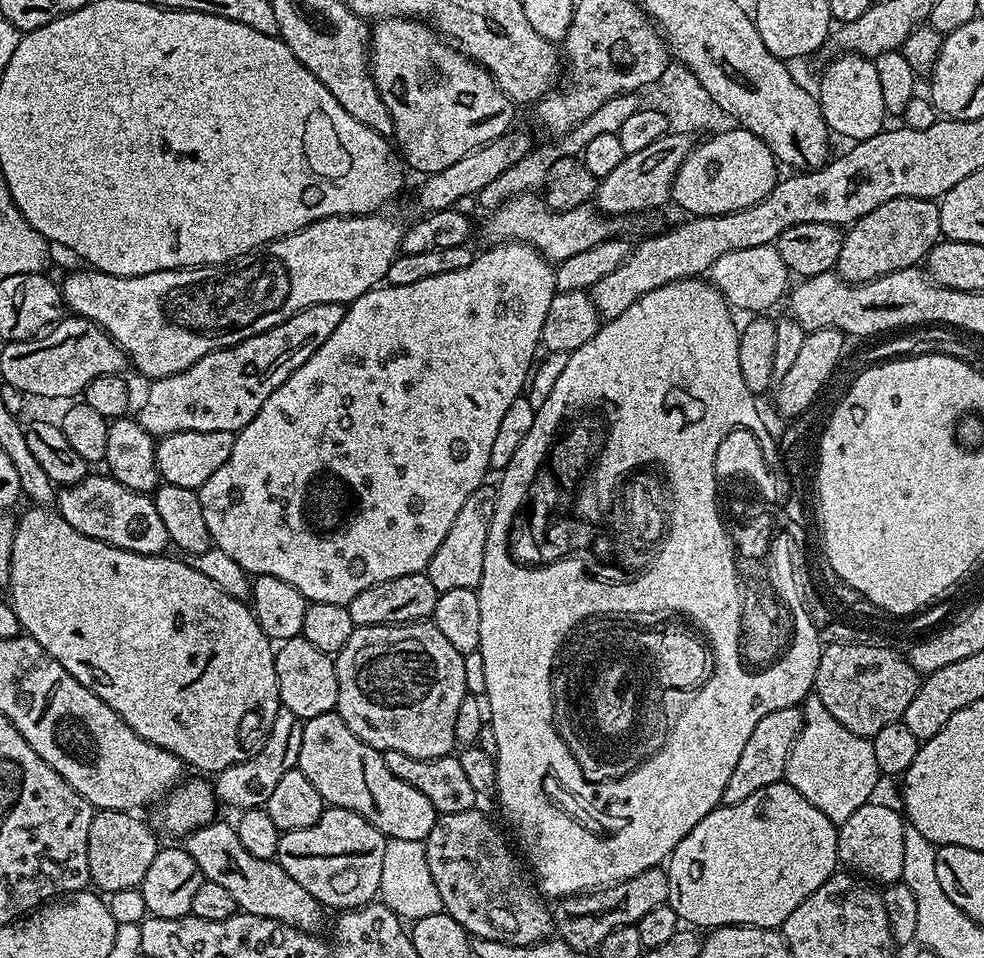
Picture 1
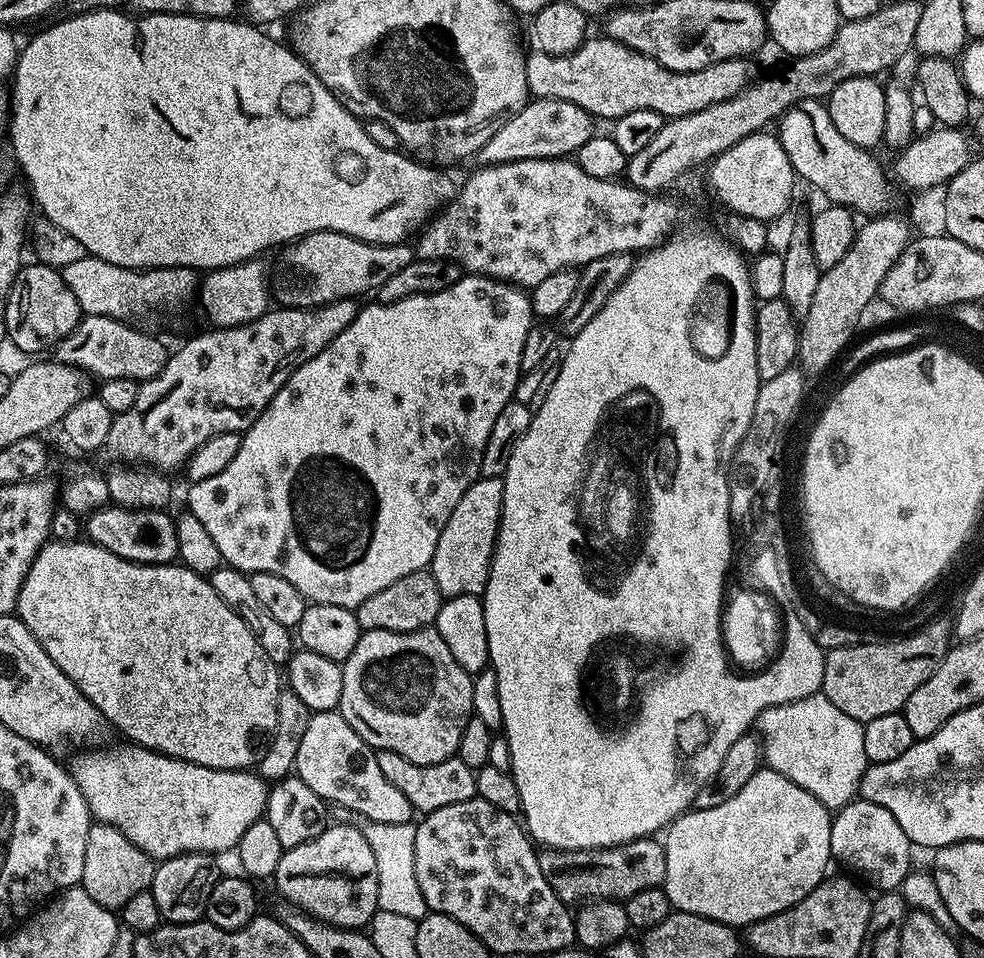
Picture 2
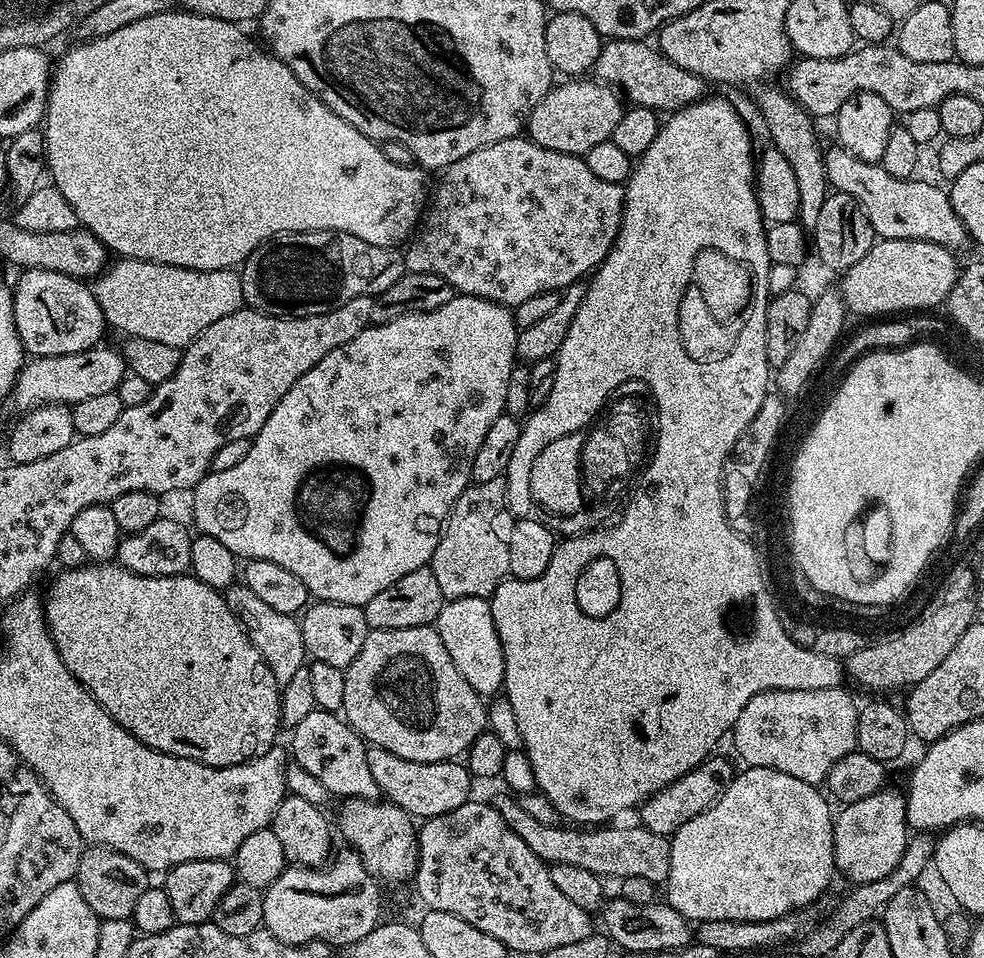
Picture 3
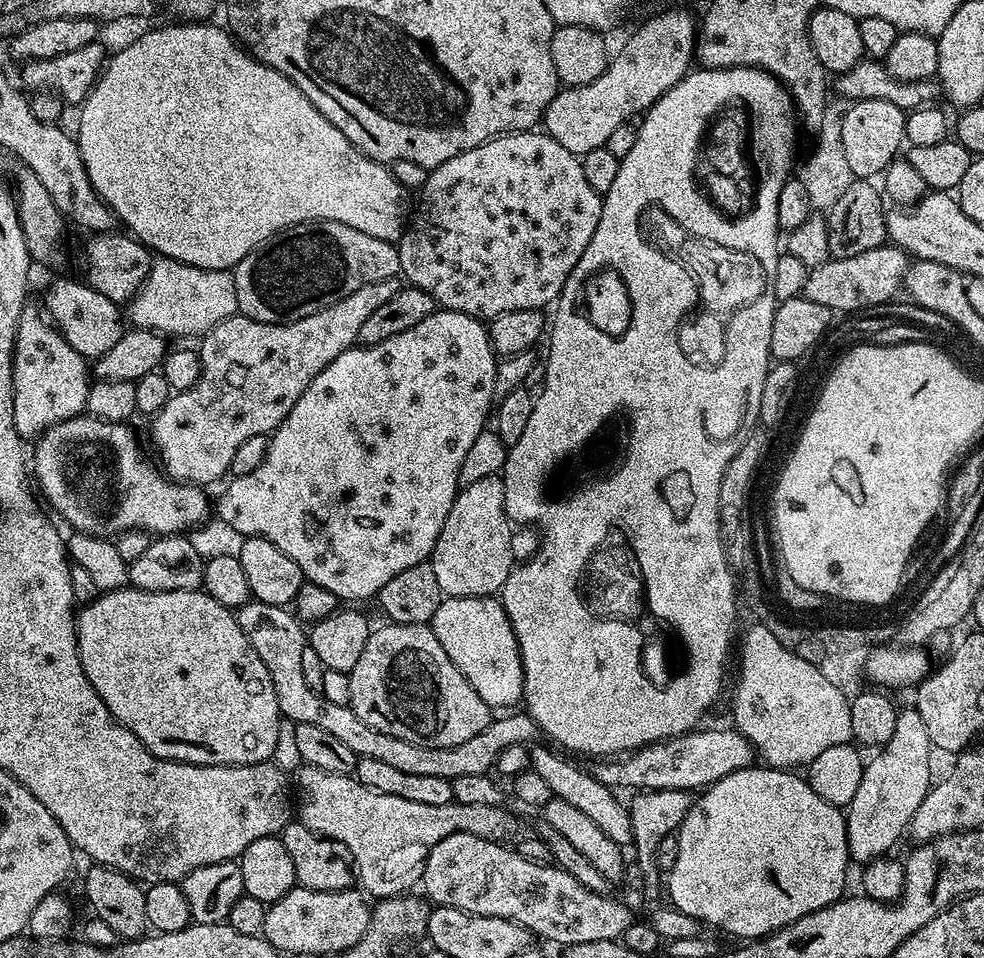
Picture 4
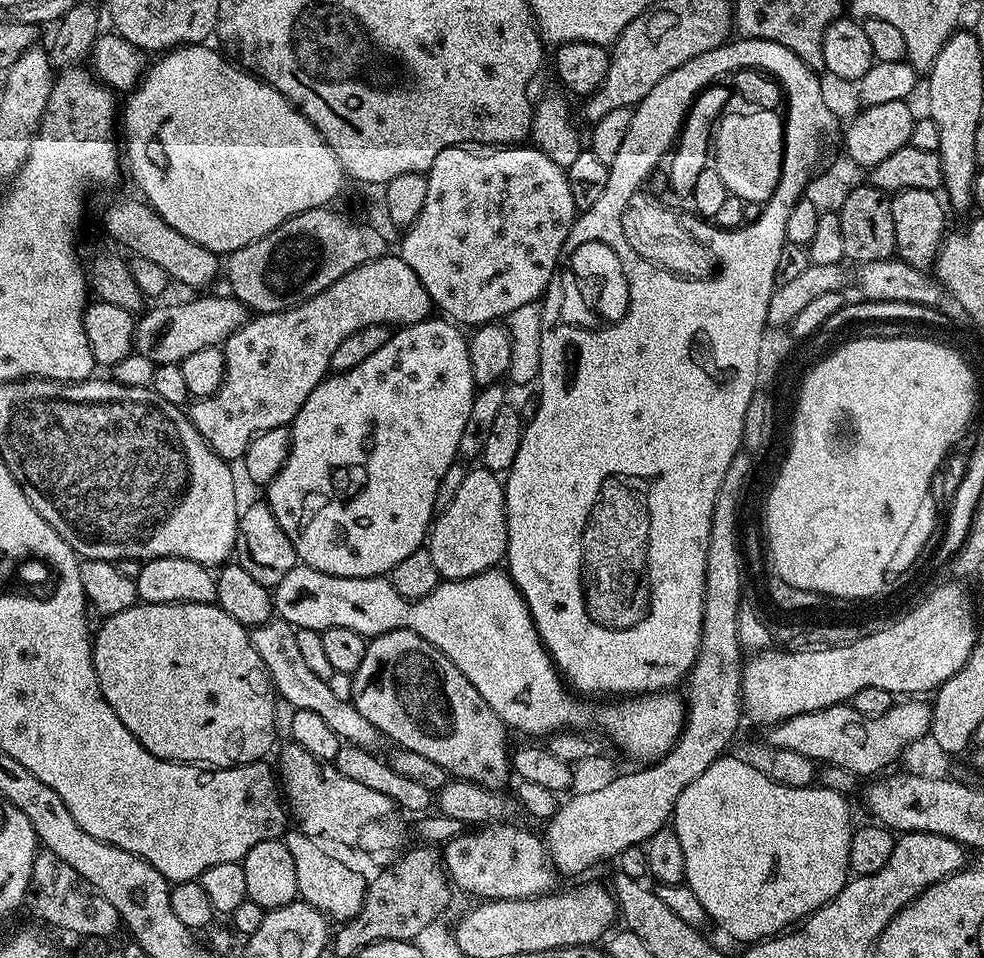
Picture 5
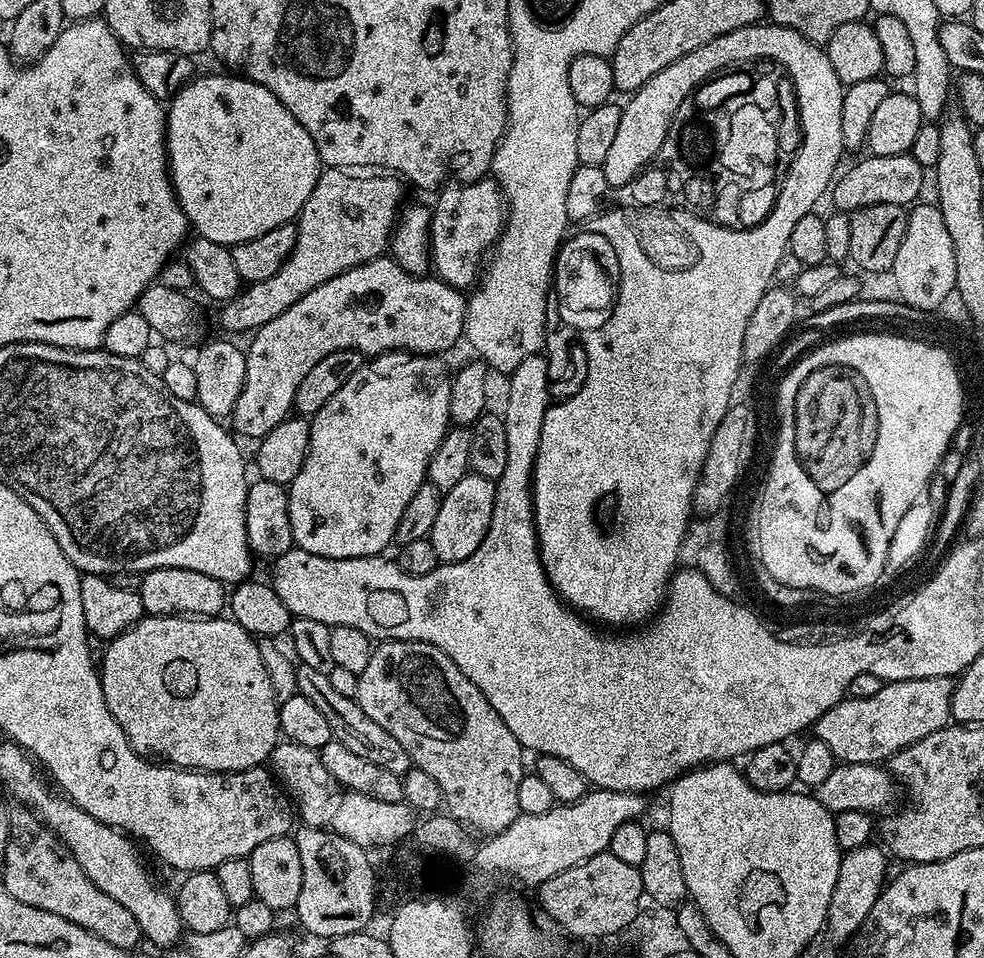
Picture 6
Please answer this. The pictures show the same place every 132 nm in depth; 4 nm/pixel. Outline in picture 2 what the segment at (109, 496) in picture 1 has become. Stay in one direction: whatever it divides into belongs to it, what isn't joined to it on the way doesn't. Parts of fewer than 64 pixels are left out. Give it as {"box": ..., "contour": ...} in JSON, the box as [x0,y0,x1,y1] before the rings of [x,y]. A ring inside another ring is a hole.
{"box":[86,506,178,564],"contour":[[[105,506],[87,517],[86,536],[91,543],[110,550],[110,554],[135,564],[171,564],[177,559],[178,534],[175,519],[168,514],[164,510]]]}

